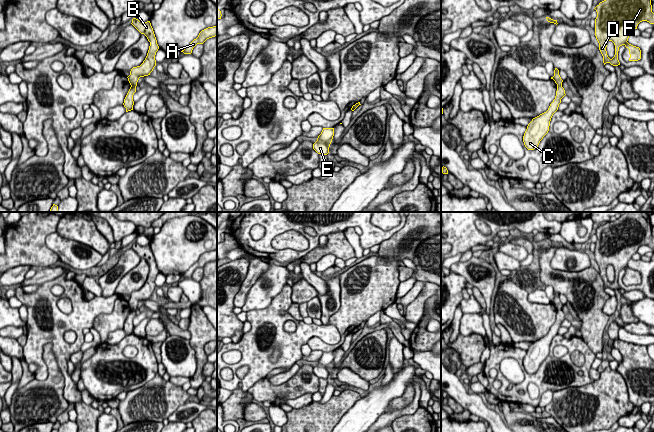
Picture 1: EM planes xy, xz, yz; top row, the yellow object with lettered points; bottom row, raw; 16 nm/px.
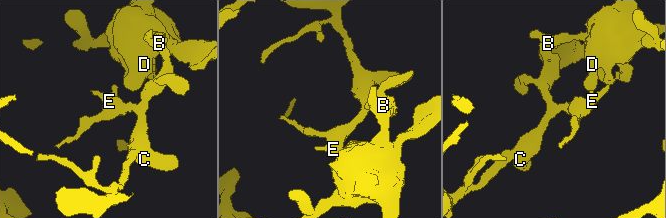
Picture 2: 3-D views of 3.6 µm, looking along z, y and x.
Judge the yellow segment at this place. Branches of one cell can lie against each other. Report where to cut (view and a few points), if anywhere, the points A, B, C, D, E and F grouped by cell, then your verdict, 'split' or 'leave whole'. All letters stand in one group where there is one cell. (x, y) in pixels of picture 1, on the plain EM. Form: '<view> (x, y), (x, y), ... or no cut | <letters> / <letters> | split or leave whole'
xy (131, 309), (135, 311) | A B D F / C E | split

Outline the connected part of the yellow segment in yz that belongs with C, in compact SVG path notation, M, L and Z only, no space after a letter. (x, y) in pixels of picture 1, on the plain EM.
M557 310L556 320L550 328L548 334L532 343L528 348L523 360L523 366L528 374L534 374L538 371L540 365L548 357L550 345L553 338L558 334L561 323L565 320L565 314L561 310Z

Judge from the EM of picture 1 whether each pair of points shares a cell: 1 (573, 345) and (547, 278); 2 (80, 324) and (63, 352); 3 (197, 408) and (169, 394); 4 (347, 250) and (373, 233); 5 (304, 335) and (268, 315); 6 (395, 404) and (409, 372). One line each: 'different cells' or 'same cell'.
1: different cells
2: same cell
3: different cells
4: different cells
5: same cell
6: different cells

